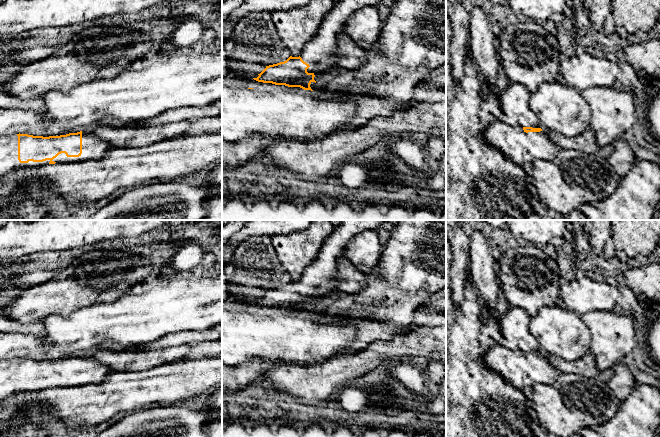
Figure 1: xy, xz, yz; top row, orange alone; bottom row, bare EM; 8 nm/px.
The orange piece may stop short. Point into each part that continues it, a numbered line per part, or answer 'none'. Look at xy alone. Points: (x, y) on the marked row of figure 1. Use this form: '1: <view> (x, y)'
1: xy (9, 162)

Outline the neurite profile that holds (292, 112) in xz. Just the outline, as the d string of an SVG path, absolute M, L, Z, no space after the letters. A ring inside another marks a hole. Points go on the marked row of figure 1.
M277 85L274 90L263 91L242 87L222 86L222 140L238 142L260 134L268 137L288 137L302 141L321 139L351 121L357 112L357 103L352 98L319 100L313 91L300 87Z

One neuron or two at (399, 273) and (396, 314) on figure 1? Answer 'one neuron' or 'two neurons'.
one neuron

